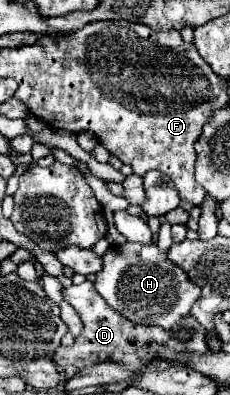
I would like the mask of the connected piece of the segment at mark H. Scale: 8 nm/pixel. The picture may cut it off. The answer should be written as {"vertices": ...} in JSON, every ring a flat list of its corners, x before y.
{"vertices":[[124,243,112,247,102,257,104,267,96,275,96,291,106,299,106,303,138,325,158,325,164,329,174,329,180,317,190,317,192,305,200,299,200,287,194,285,188,275,176,267,166,253,162,253,154,243]]}

